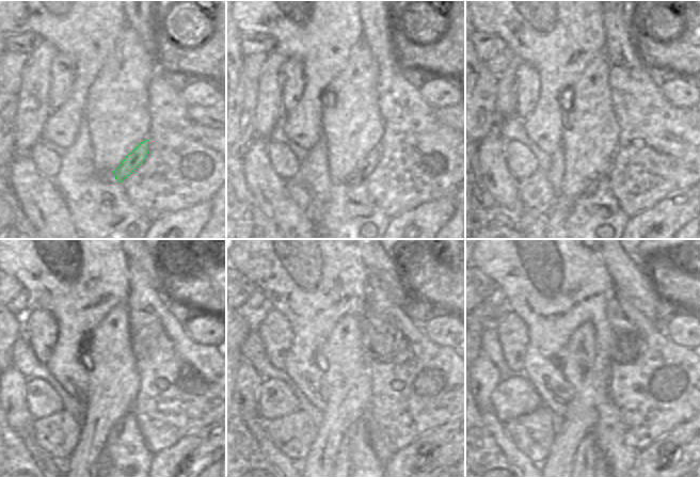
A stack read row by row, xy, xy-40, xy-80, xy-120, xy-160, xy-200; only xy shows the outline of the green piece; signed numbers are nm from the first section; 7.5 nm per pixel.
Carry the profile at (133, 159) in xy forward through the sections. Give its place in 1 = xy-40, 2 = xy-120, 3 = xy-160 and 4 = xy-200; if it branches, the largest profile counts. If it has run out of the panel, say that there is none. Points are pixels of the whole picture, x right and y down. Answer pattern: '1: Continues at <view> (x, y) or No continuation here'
1: Continues at xy-40 (366, 167)
2: Continues at xy-120 (114, 431)
3: Continues at xy-160 (344, 456)
4: Continues at xy-200 (587, 452)

